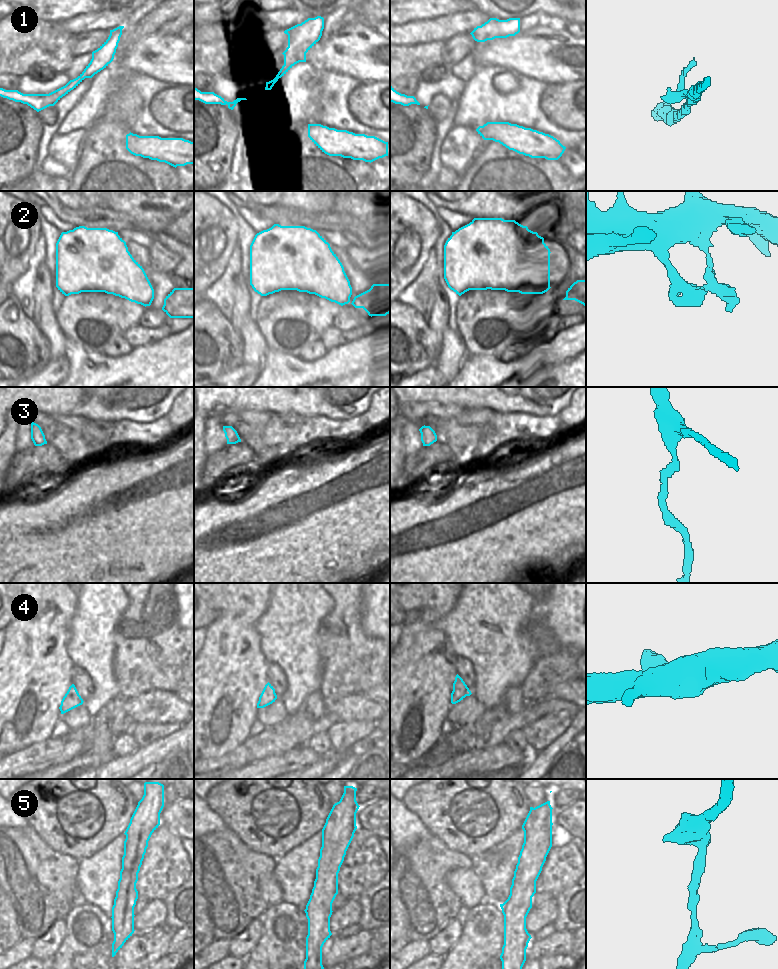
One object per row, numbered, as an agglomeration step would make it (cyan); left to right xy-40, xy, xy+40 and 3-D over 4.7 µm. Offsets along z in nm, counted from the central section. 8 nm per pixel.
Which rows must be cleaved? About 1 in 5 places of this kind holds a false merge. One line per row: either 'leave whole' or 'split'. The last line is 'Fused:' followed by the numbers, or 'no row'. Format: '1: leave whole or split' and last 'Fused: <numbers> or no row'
1: leave whole
2: leave whole
3: leave whole
4: leave whole
5: leave whole
Fused: no row

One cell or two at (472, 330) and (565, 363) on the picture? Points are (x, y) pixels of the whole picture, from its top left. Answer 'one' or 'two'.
two

